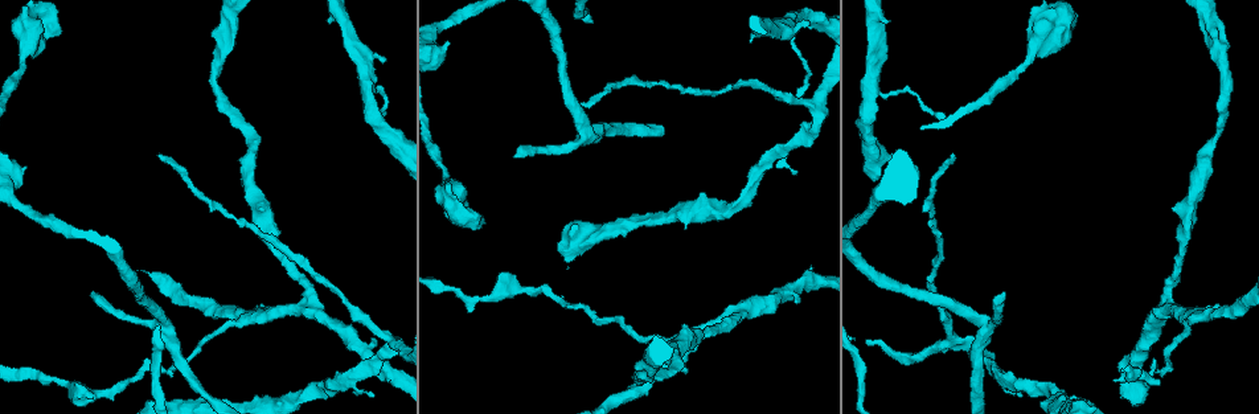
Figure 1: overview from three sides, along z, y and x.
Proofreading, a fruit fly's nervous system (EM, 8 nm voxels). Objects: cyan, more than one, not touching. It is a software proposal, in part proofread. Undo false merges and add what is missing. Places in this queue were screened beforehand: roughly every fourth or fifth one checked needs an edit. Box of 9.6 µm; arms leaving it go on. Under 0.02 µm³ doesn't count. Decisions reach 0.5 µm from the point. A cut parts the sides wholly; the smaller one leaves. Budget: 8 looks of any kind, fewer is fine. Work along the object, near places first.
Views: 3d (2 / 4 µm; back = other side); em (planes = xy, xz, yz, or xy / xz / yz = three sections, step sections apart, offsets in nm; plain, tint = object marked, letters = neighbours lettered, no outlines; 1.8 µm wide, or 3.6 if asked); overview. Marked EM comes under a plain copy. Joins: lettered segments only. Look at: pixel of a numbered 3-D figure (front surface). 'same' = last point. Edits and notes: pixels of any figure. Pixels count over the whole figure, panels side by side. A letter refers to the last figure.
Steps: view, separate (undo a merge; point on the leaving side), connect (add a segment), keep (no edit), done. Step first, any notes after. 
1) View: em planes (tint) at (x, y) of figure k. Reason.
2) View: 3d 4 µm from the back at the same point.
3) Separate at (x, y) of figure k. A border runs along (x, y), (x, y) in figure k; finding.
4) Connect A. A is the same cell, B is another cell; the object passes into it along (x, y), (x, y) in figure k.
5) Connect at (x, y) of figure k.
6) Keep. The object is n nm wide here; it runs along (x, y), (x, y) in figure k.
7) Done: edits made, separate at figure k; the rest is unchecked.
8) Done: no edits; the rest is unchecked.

View: 3d 4 µm at (529, 288) of figure 1. Calibre changes.

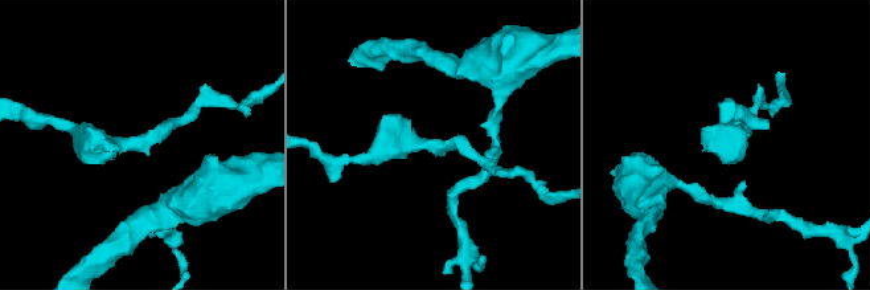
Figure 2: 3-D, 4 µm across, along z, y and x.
View: em yz step 8 (tint) at (136, 138) of figure 2. Need the tissue.

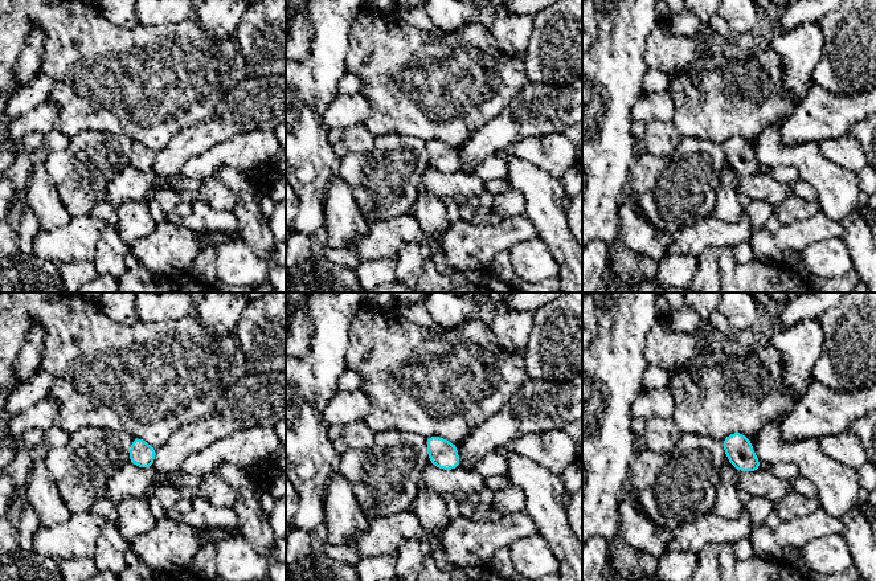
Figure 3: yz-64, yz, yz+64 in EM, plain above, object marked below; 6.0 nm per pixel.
View: em planes (letters) at the same point. Another direction.

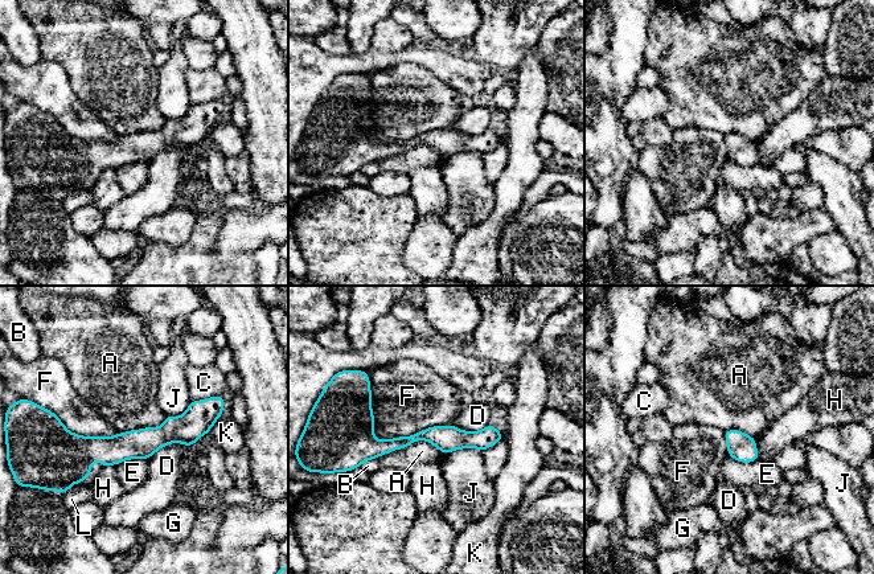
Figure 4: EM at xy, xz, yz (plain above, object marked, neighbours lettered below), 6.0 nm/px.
Keep. The longest contact is with F, 550 nm; A, B, C, D, E, F, G, H, J, K and L are other cells; one neuron here.

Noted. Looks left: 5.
View: 3d 2 µm at (159, 154) of figure 1. Long arm stops here.

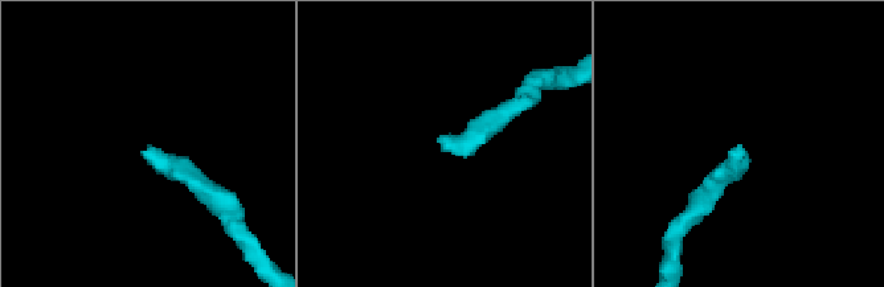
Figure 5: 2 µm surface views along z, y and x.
View: em planes (letters) at (729, 153) of figure 5.

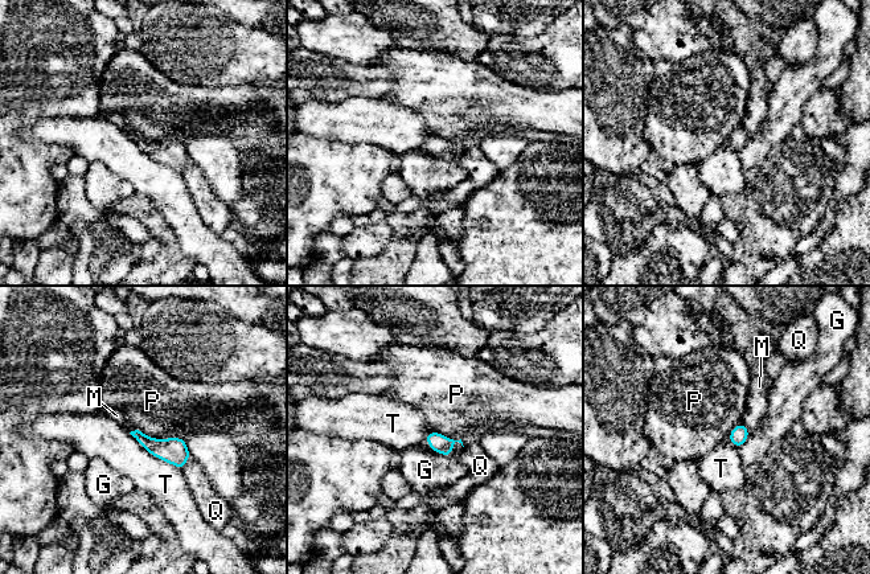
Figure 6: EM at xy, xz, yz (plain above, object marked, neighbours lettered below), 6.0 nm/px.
Connect M. M is the same cell, G, P, Q and T are other cells; the object passes into it along (168, 450), (132, 431), (117, 415) in figure 6; it goes on there.

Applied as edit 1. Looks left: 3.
View: 3d 2 µm at (1005, 292) of figure 1. Tapers out.

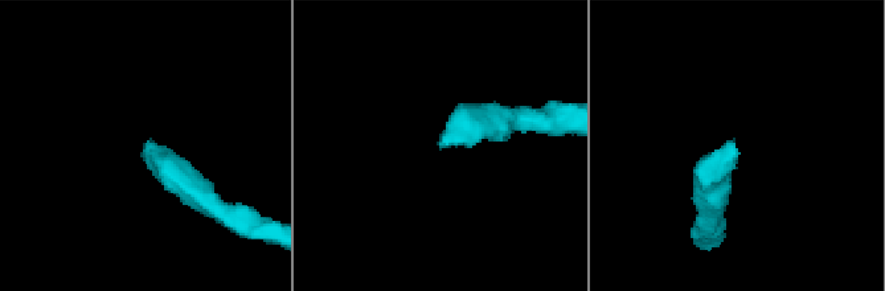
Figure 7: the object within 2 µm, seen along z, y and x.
View: em 3.6 µm yz step 8 (letters) at (145, 143) of figure 7. Need the tissue.

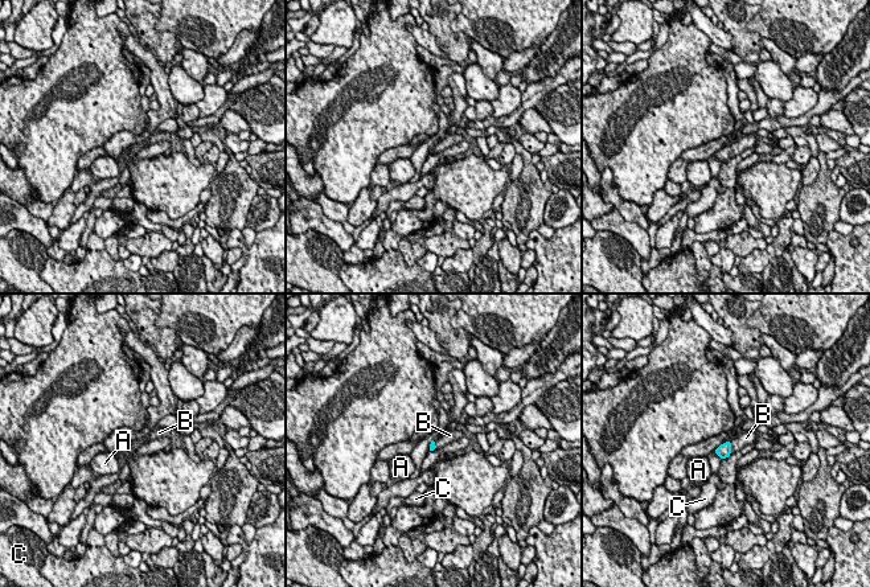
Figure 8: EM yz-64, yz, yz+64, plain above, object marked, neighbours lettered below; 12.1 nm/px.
View: em 3.6 µm planes (letters) at the same point.

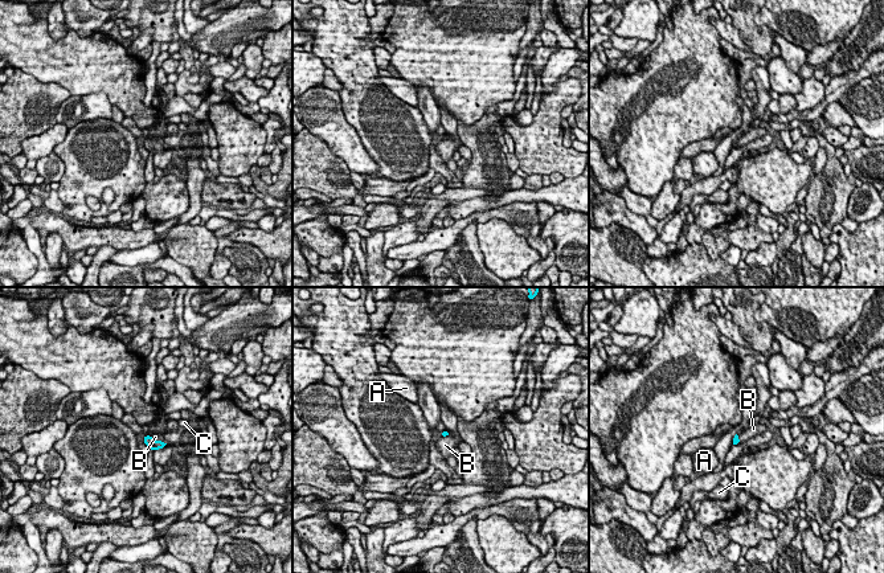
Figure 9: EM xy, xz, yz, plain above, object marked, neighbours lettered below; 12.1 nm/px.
Connect B. B is the same cell, A and C are other cells; the neuron continues.

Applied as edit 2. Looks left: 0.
Done: edits made, connect at figure 6, connect at figure 9; the rest is unchecked.

